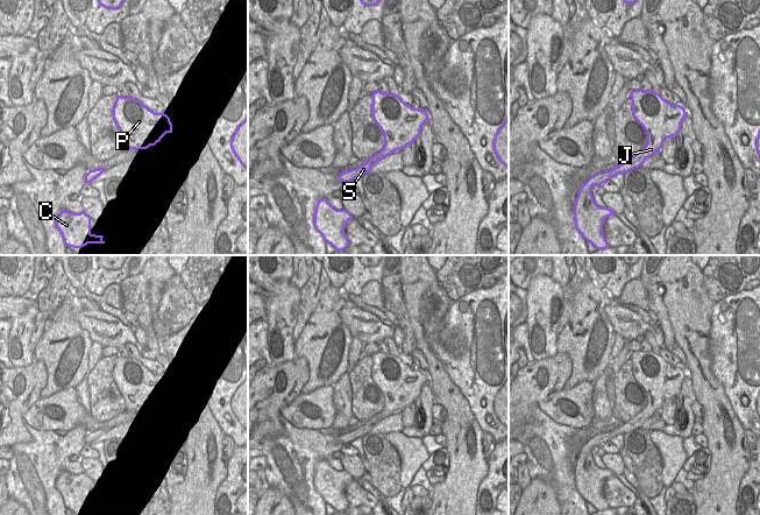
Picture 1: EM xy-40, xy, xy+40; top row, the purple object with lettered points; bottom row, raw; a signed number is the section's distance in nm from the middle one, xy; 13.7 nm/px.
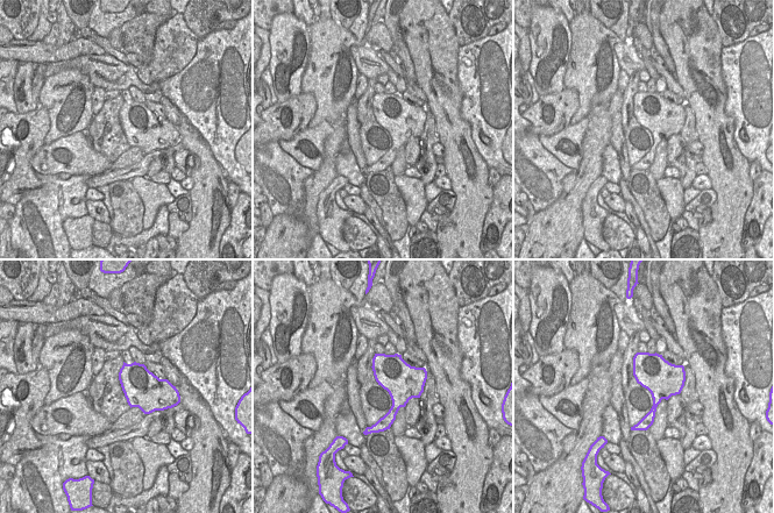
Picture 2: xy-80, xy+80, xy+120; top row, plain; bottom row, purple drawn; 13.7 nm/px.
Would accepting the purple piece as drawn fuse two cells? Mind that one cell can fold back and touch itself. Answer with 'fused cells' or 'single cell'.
single cell

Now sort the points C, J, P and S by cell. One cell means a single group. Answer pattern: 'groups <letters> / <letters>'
groups C J P S

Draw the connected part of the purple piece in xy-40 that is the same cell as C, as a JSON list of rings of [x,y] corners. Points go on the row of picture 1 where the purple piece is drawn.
[[[62,211],[56,218],[56,227],[62,233],[65,246],[81,248],[87,244],[105,244],[102,235],[91,233],[91,218],[84,211]]]

